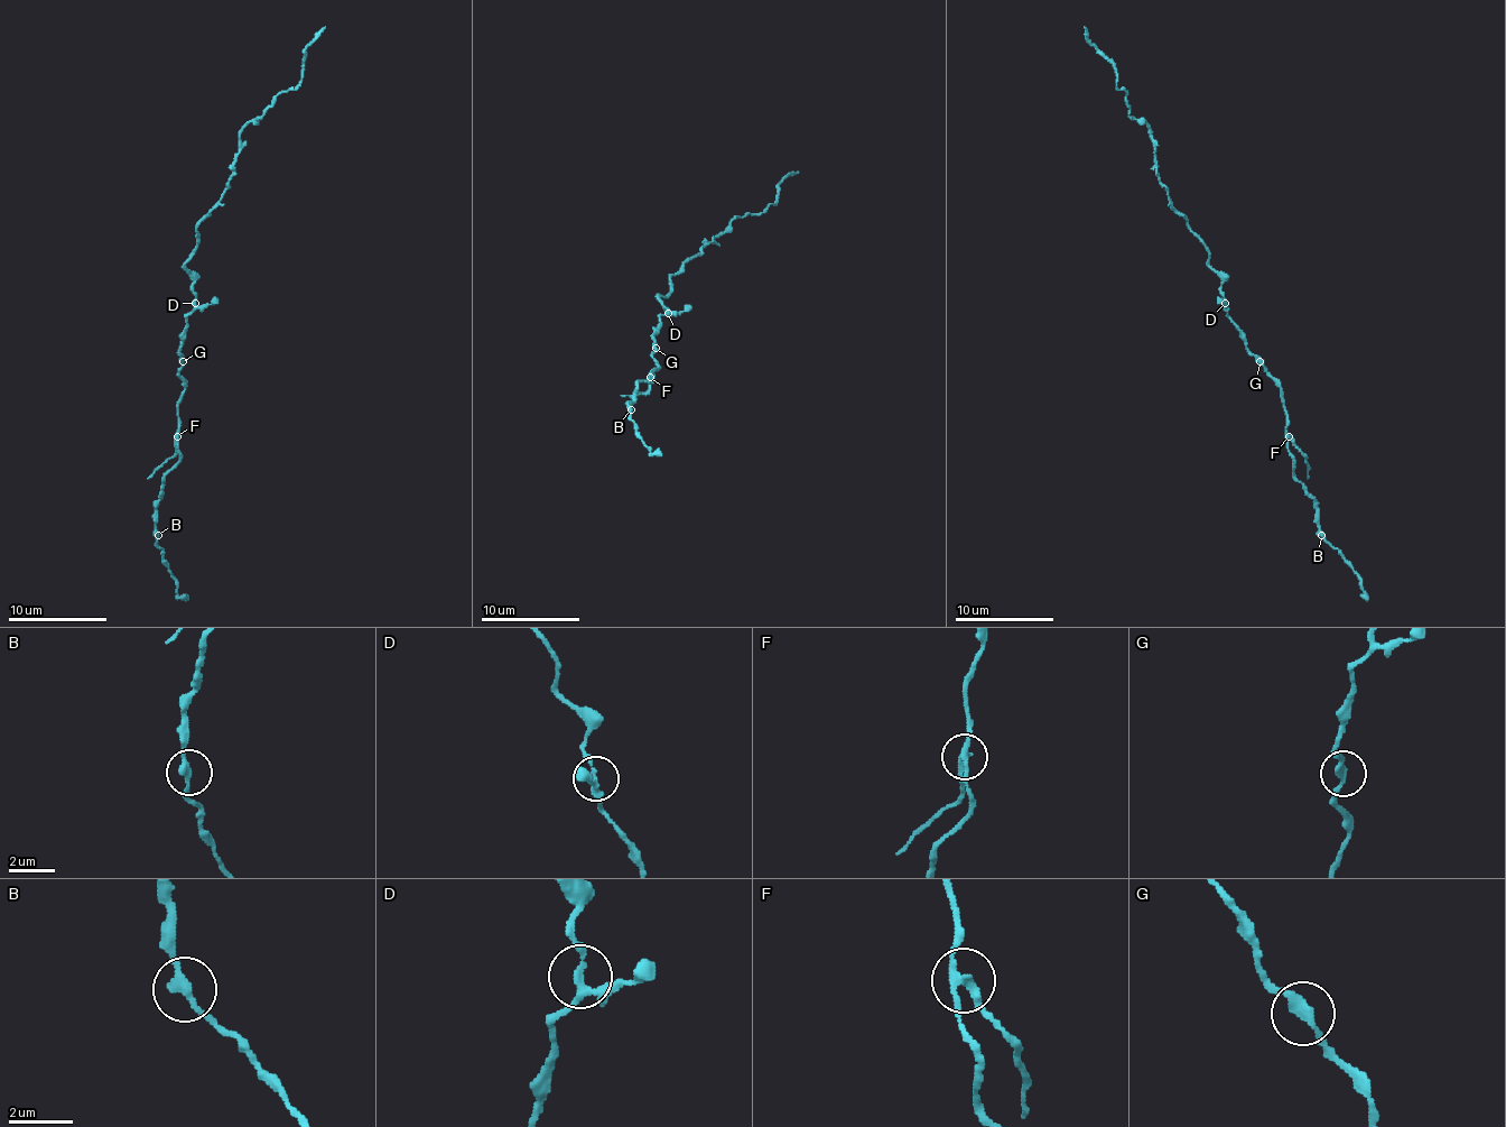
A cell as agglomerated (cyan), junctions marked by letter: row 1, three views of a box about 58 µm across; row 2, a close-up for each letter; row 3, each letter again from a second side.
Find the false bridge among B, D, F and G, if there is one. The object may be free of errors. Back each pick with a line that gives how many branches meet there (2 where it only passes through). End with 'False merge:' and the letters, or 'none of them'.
F: Branches: 3
False merge: F

